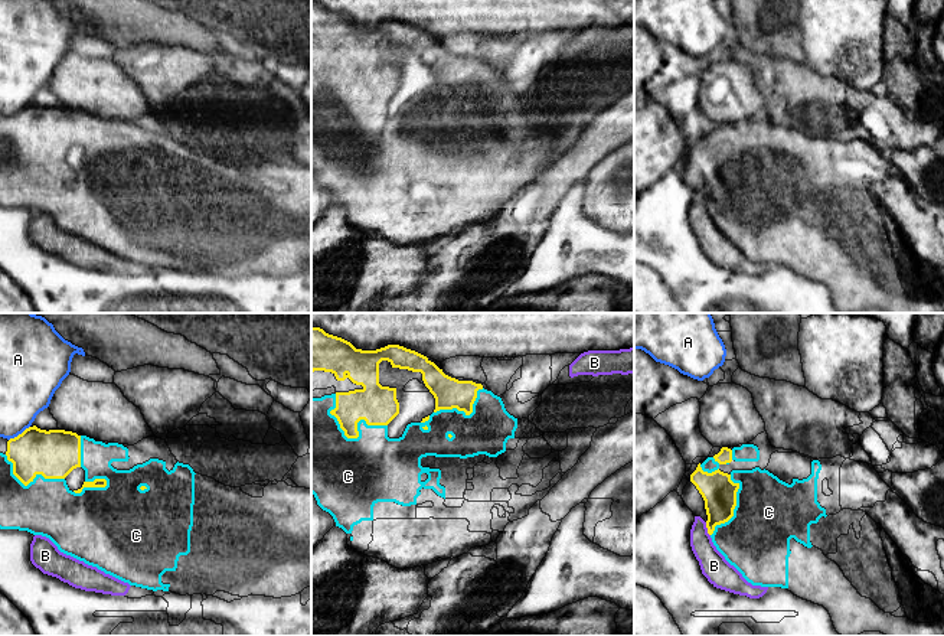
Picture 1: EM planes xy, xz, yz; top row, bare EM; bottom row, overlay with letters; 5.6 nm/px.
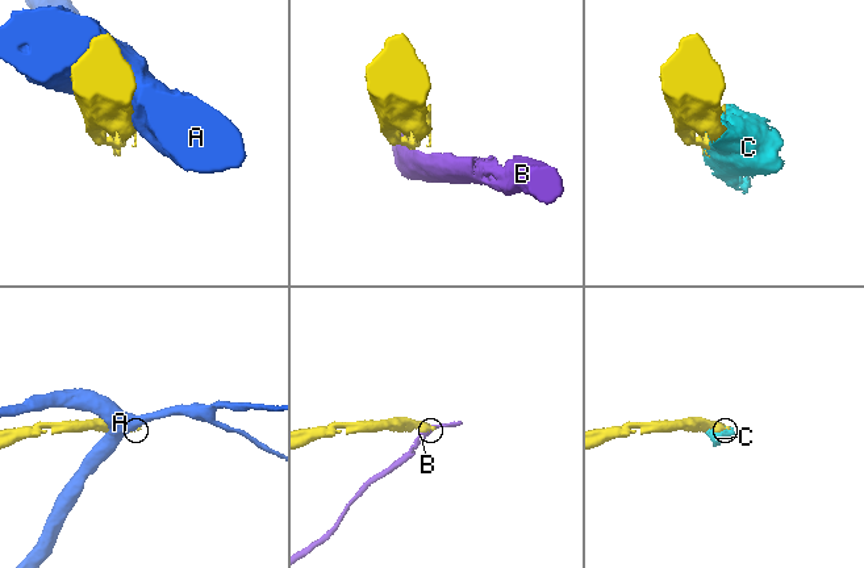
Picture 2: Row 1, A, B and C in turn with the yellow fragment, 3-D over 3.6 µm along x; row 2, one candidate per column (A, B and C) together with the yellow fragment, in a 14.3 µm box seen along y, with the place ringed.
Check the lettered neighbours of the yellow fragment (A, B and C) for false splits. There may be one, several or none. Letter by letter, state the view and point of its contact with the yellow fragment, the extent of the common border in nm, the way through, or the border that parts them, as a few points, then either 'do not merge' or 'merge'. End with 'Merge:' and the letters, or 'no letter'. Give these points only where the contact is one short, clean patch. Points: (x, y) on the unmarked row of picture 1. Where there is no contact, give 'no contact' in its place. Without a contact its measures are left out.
A: contact xy (19, 111); length 150 nm; do not merge
B: contact yz (708, 206); length 80 nm; do not merge
C: contact xz (352, 114); length 340 nm; merge
Merge: C

